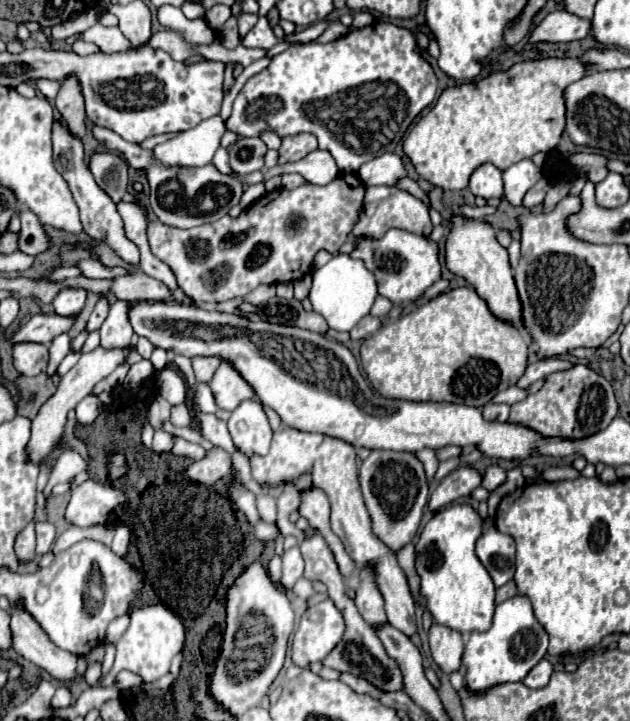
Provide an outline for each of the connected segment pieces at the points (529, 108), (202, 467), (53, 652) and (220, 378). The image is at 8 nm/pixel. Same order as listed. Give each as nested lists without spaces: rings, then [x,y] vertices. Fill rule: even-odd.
[[[544,57],[516,63],[508,71],[492,71],[484,79],[448,87],[442,91],[432,109],[420,117],[410,135],[404,139],[404,153],[410,157],[412,165],[416,167],[422,179],[448,191],[468,187],[472,171],[482,163],[492,163],[504,171],[522,159],[534,157],[536,153],[550,153],[564,133],[566,123],[564,91],[570,83],[582,79],[586,73],[588,67],[584,67],[582,59]]]
[[[216,447],[214,451],[208,451],[204,459],[200,459],[200,461],[192,463],[190,467],[186,467],[184,471],[180,471],[178,477],[188,477],[202,485],[214,485],[220,477],[228,475],[230,467],[232,467],[232,463],[230,463],[228,453],[220,447]]]
[[[10,609],[12,613],[12,633],[14,633],[14,651],[34,665],[42,667],[60,683],[76,683],[80,679],[76,665],[78,655],[56,647],[40,625],[22,609]]]
[[[220,363],[210,381],[210,389],[214,393],[216,405],[228,411],[234,411],[240,403],[244,403],[244,399],[254,397],[252,387],[248,387],[248,383],[236,375],[236,367],[232,367],[232,363]]]

